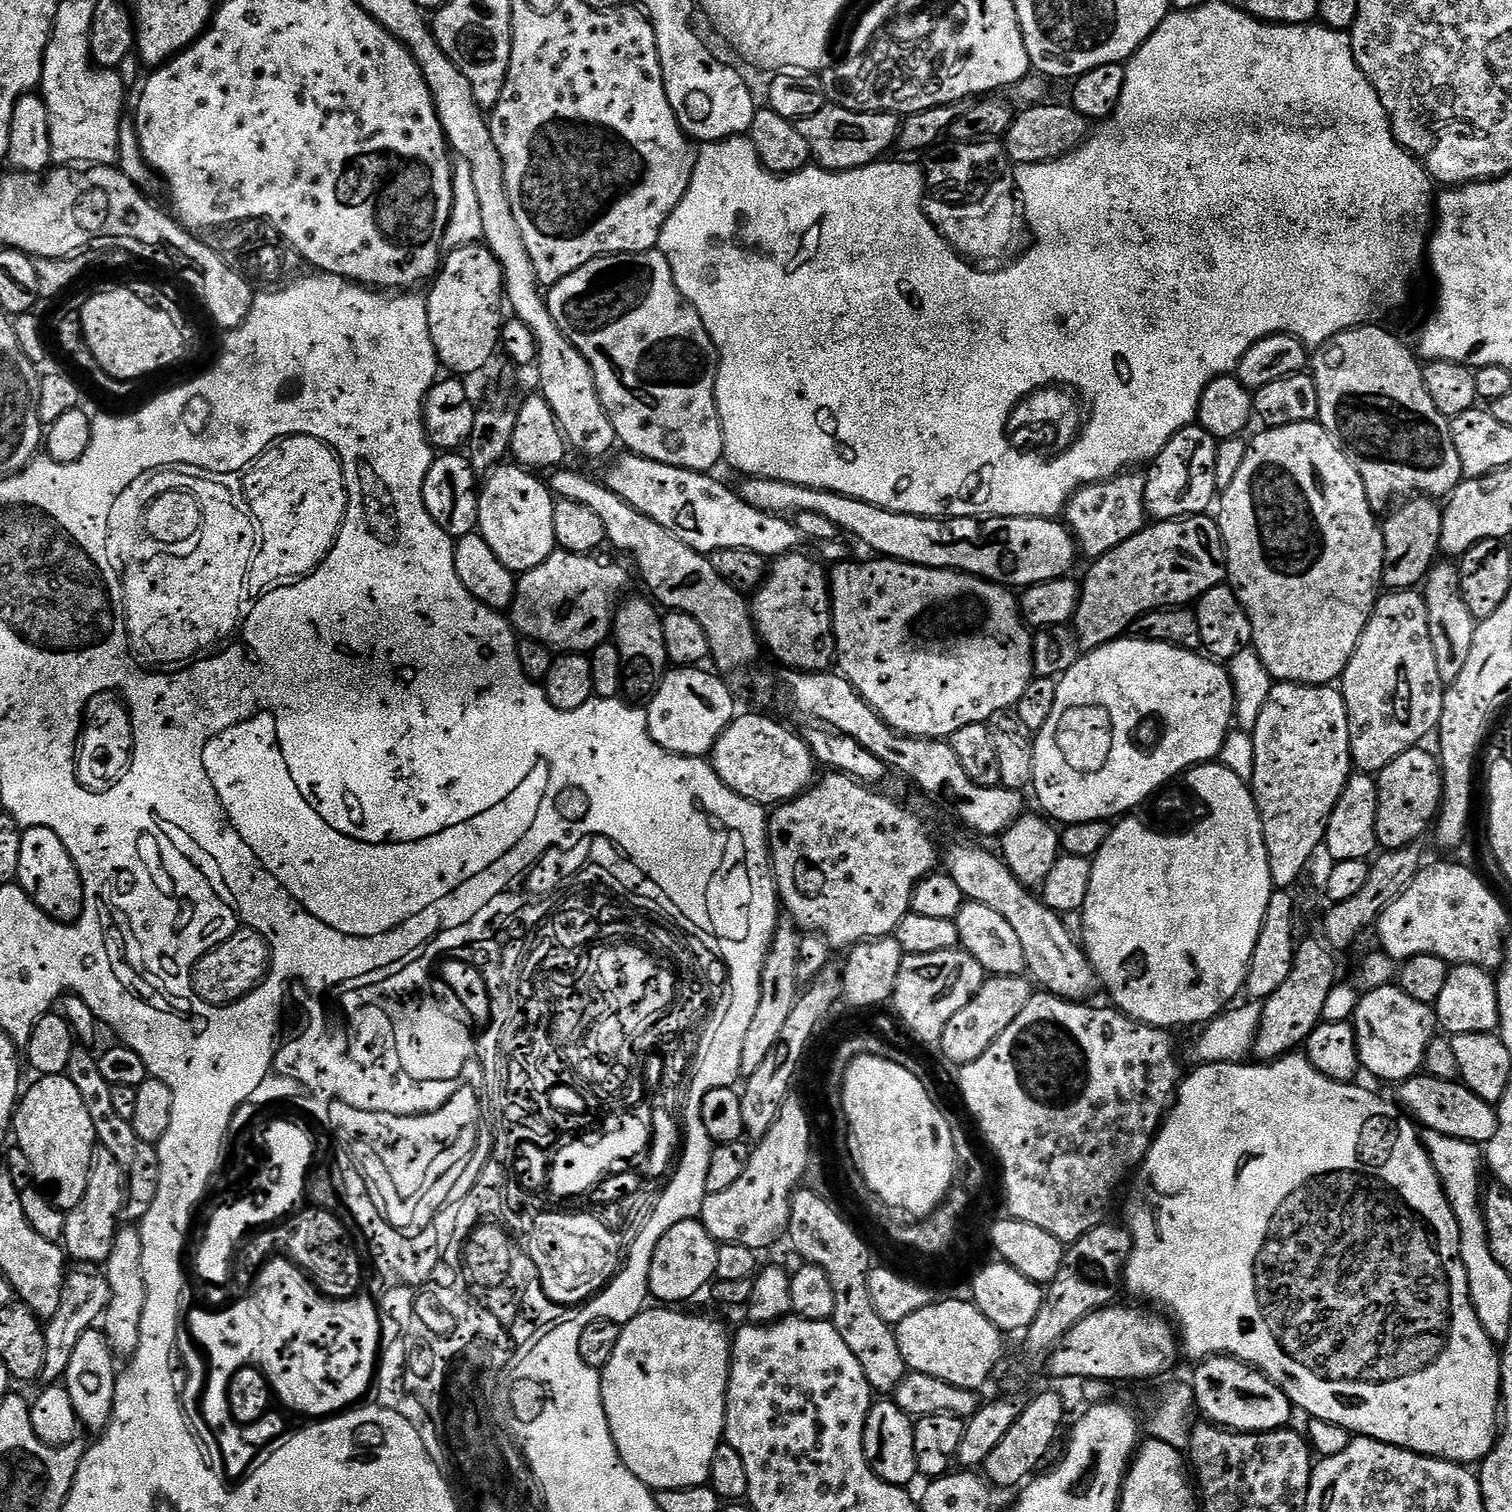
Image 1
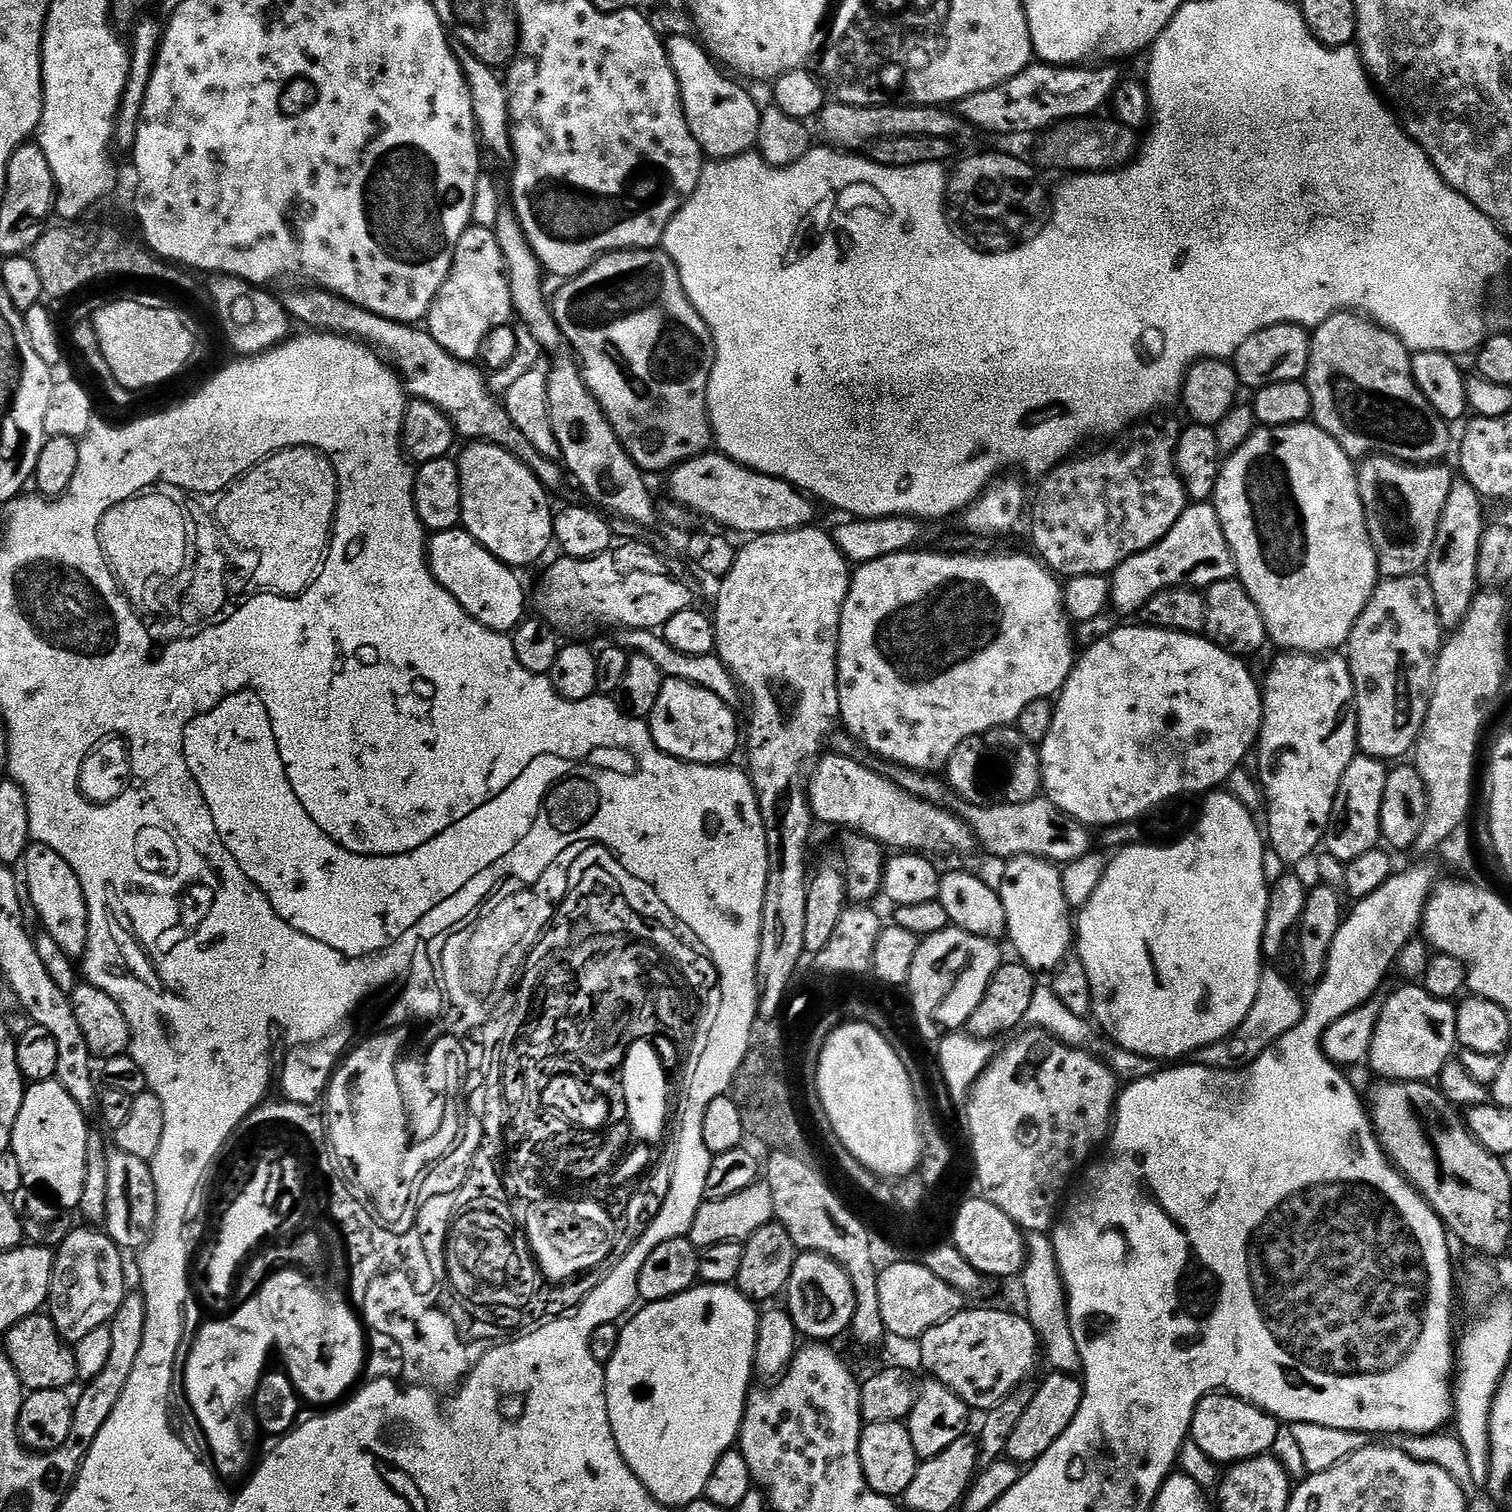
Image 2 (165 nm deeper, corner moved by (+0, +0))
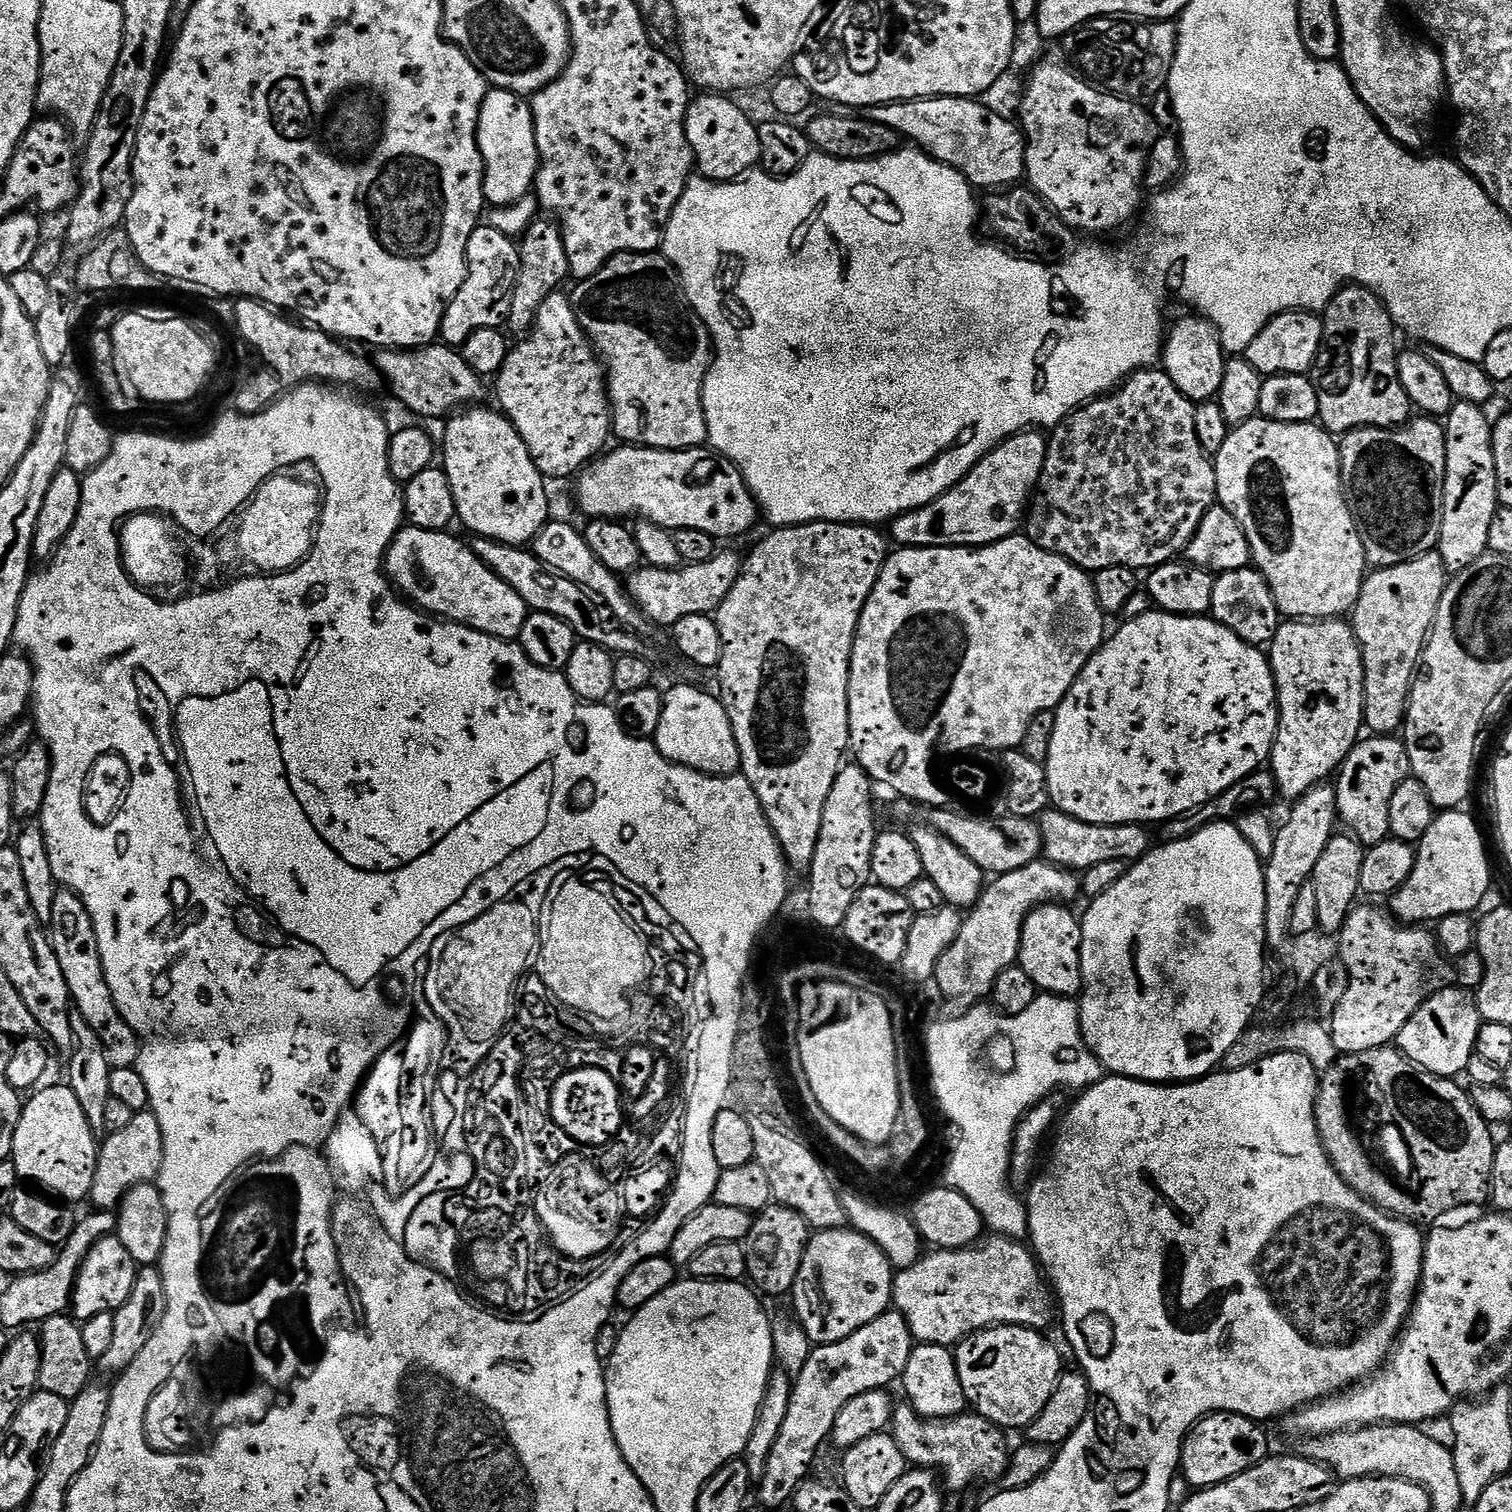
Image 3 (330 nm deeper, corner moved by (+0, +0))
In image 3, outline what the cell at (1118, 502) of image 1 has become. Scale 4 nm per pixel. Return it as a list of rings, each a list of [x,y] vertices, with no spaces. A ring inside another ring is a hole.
[[[1153,366],[1132,373],[1119,388],[1079,407],[1069,414],[1063,422],[1051,429],[1048,436],[1048,457],[1042,466],[1040,480],[1036,491],[1032,494],[1030,507],[1026,513],[1026,535],[1028,539],[1042,550],[1058,554],[1066,558],[1074,566],[1083,568],[1089,574],[1106,570],[1106,566],[1126,566],[1137,570],[1151,570],[1177,559],[1187,553],[1188,544],[1194,538],[1202,518],[1217,503],[1216,498],[1216,465],[1213,457],[1202,450],[1202,442],[1198,442],[1198,433],[1194,430],[1194,410],[1196,404],[1159,367]]]

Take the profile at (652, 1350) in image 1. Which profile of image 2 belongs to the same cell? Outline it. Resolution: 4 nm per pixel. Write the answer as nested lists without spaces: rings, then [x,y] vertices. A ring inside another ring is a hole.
[[[703,1282],[697,1283],[694,1288],[687,1288],[682,1294],[659,1300],[653,1304],[645,1303],[643,1307],[644,1309],[640,1313],[637,1311],[627,1321],[628,1325],[625,1323],[621,1327],[618,1350],[614,1350],[614,1358],[610,1358],[610,1362],[605,1367],[606,1406],[610,1414],[612,1433],[618,1442],[618,1450],[622,1454],[626,1466],[630,1466],[630,1470],[640,1479],[642,1486],[646,1486],[648,1493],[659,1504],[665,1504],[669,1510],[683,1510],[690,1502],[703,1497],[706,1482],[710,1482],[710,1474],[714,1474],[714,1466],[718,1466],[718,1458],[722,1458],[722,1454],[737,1443],[748,1393],[754,1384],[754,1358],[758,1342],[760,1312],[757,1305],[748,1297],[743,1296],[739,1288],[730,1284],[705,1284]]]

